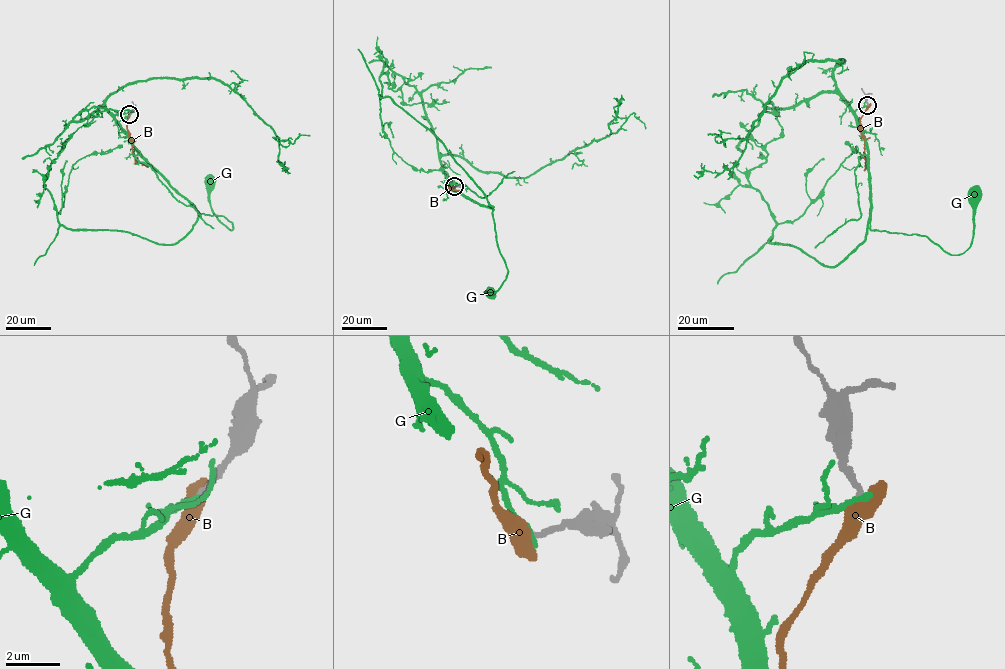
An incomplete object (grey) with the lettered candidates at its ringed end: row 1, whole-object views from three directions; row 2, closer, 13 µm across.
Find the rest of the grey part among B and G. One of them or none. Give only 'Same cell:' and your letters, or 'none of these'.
Same cell: none of these

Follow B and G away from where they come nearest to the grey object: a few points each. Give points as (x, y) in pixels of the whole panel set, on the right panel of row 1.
B: (868, 105), (860, 119), (866, 165), (863, 171)
G: (868, 104), (855, 118), (867, 150), (871, 229), (926, 235), (960, 255), (973, 234), (974, 193)

